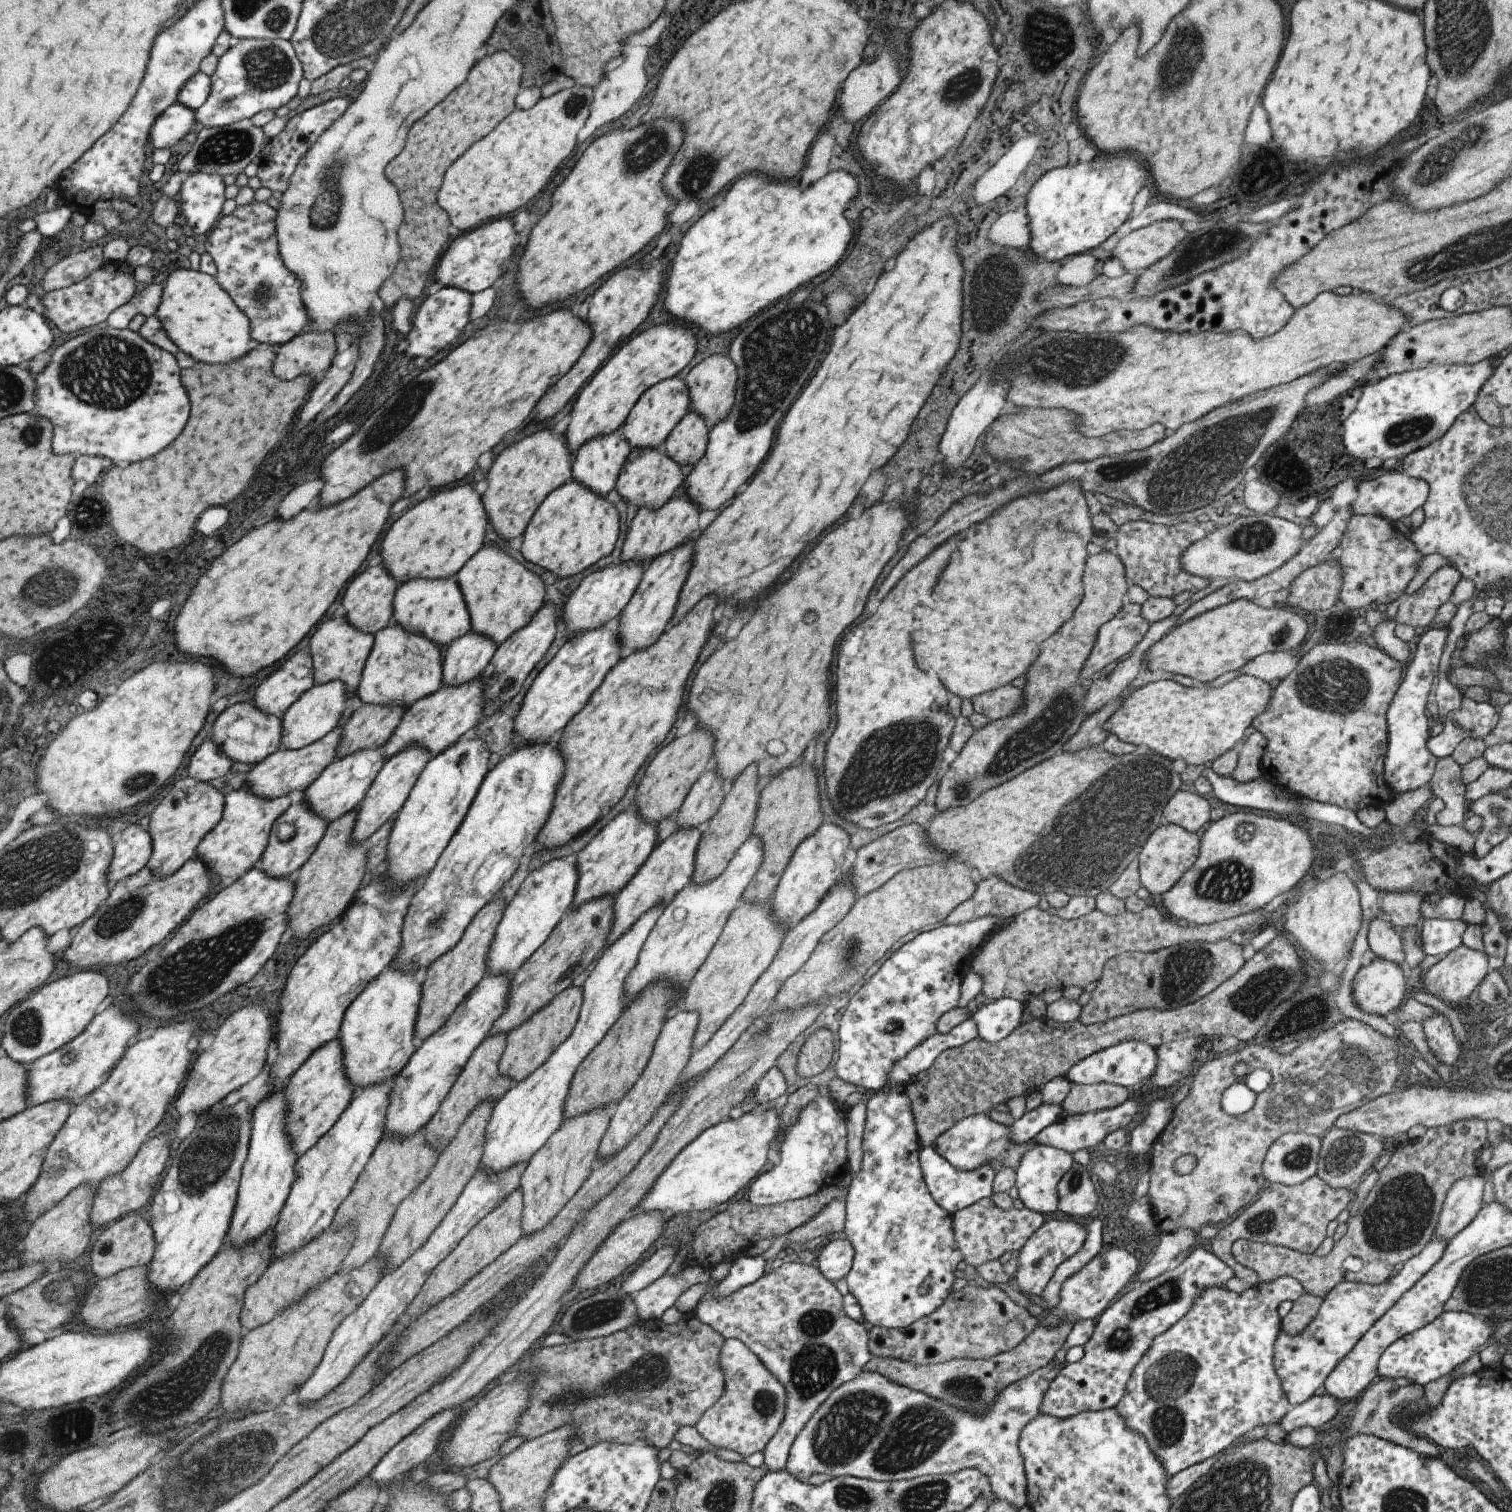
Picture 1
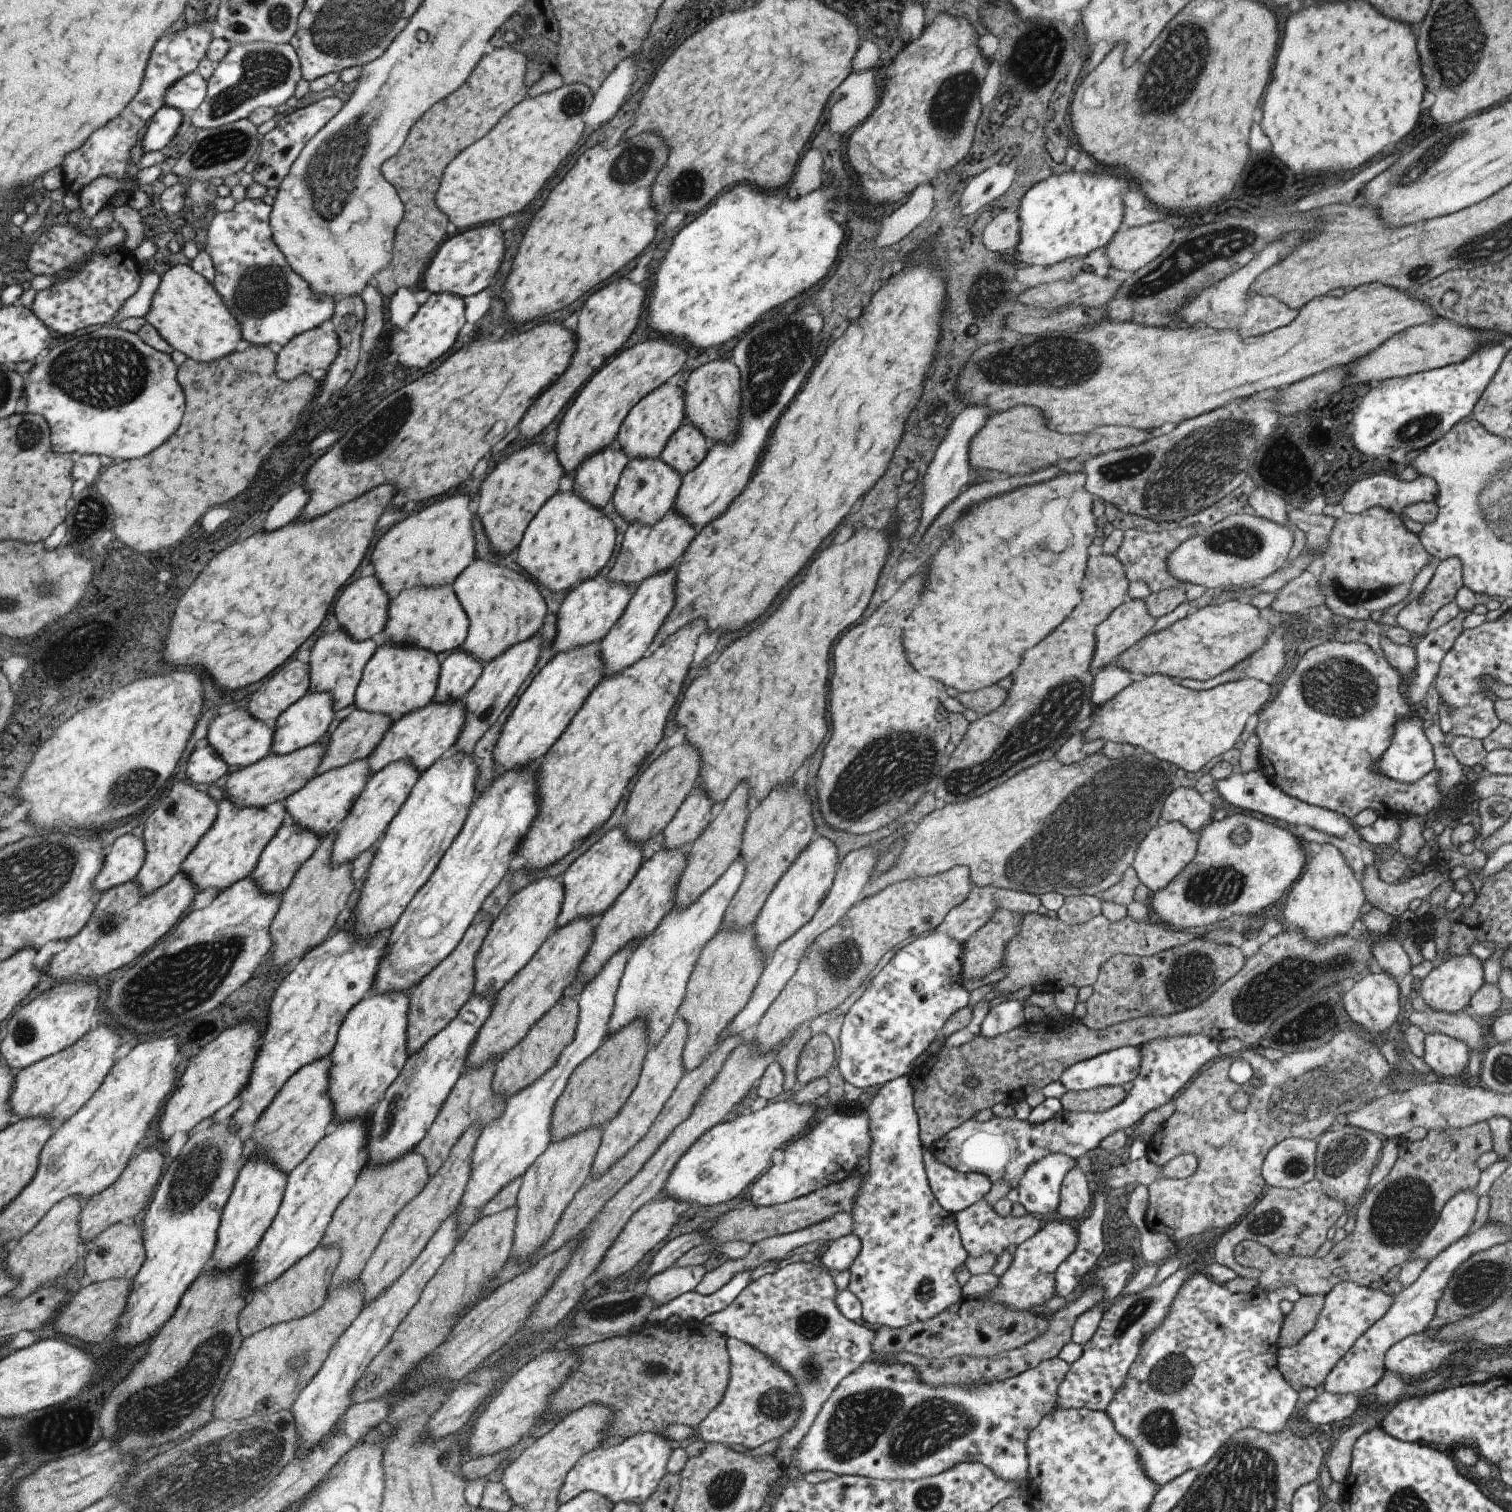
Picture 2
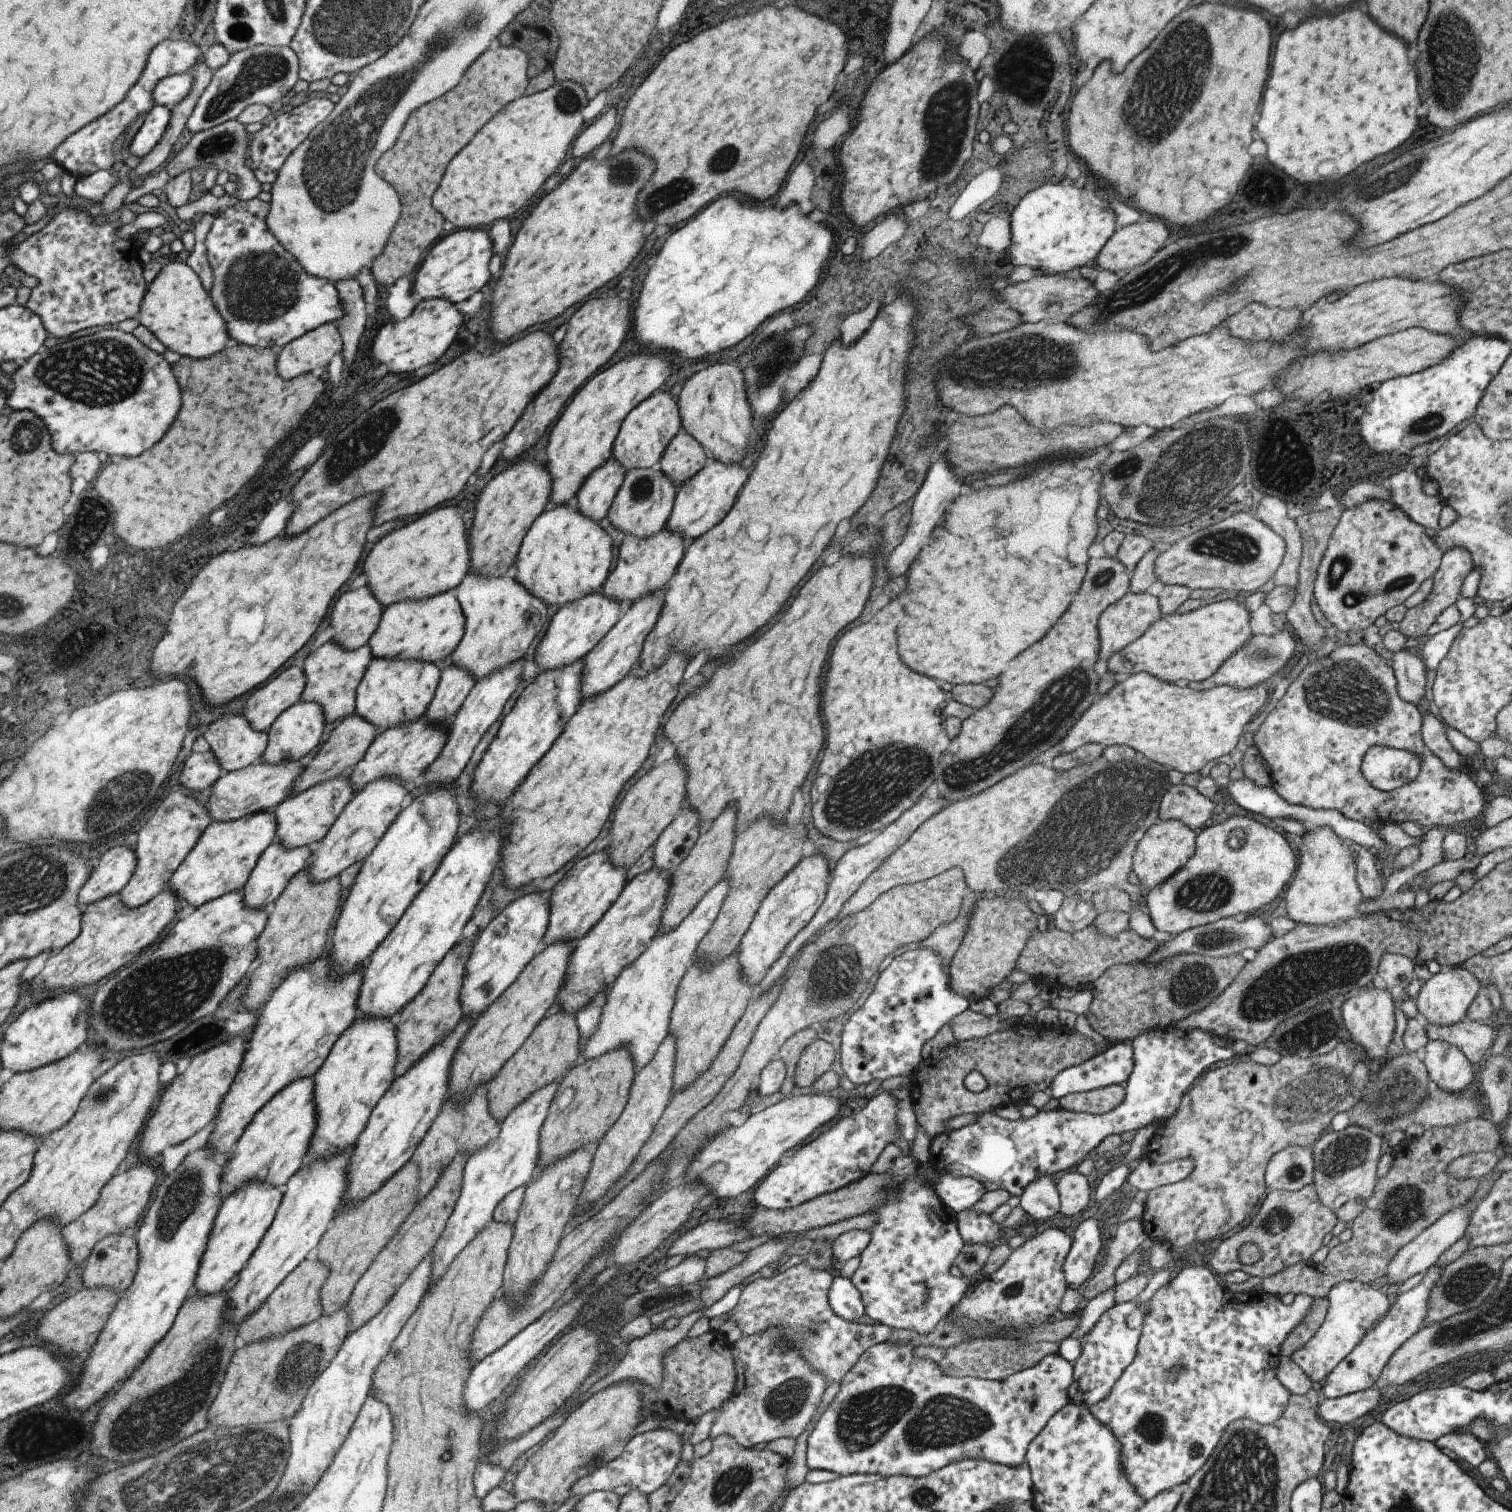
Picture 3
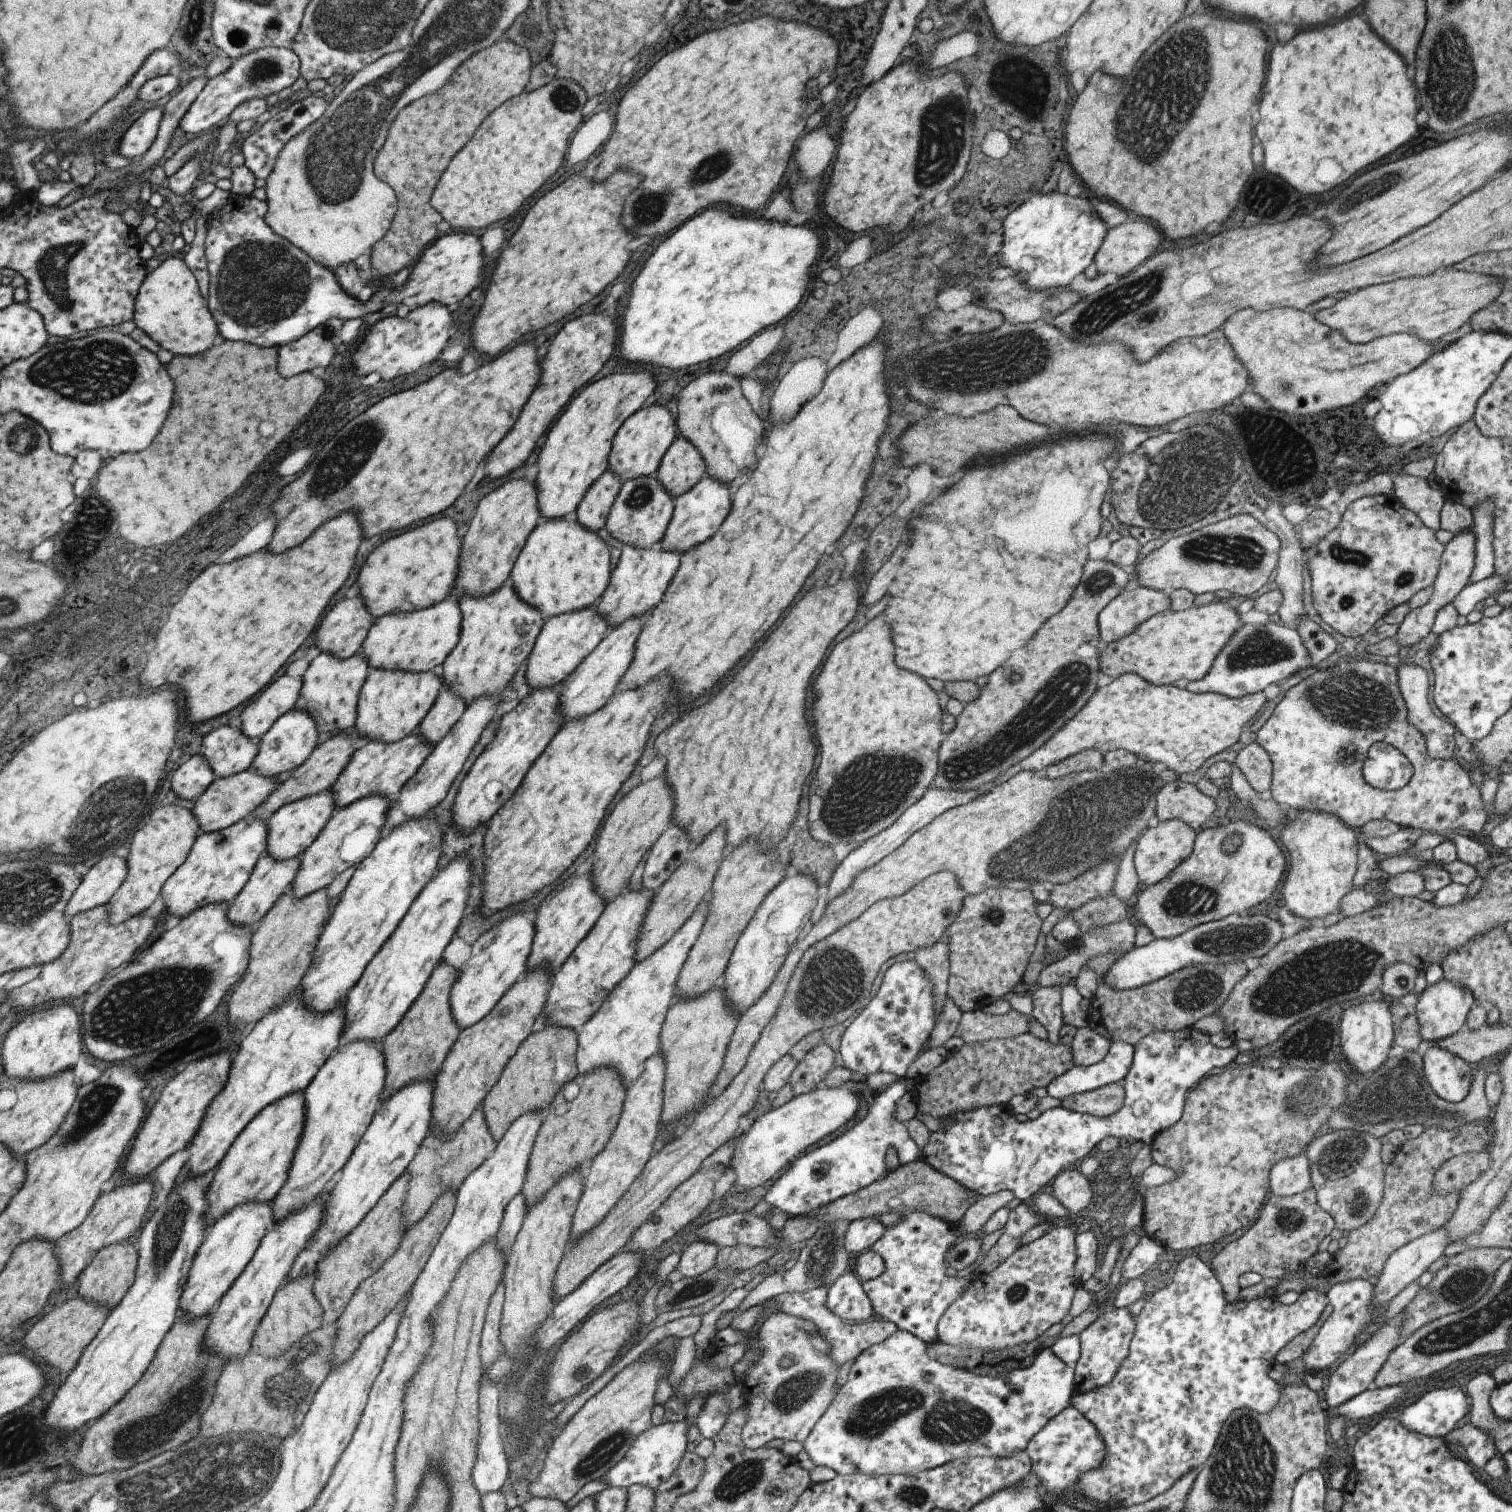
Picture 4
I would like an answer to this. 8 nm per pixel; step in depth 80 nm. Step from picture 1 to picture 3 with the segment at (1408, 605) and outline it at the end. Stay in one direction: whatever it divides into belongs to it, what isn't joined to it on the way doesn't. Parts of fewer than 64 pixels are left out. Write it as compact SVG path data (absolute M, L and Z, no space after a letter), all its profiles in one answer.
M1454 546L1448 548L1442 553L1439 566L1432 574L1432 588L1427 597L1420 604L1410 607L1406 610L1401 621L1398 622L1398 631L1407 638L1423 638L1426 630L1433 624L1437 615L1448 606L1454 604L1460 594L1460 588L1463 584L1464 578L1469 574L1472 569L1472 558L1469 551L1461 547Z

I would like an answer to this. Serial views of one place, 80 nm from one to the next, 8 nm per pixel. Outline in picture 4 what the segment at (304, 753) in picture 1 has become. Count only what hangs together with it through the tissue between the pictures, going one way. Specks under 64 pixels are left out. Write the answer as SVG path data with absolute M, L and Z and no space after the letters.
M254 768L229 778L217 779L215 782L196 800L192 808L193 814L196 816L197 822L200 824L200 835L203 833L216 833L223 829L228 829L241 819L253 815L255 809L267 799L270 794L276 791L283 778L277 777L277 785L275 786L274 777L264 777L257 774Z

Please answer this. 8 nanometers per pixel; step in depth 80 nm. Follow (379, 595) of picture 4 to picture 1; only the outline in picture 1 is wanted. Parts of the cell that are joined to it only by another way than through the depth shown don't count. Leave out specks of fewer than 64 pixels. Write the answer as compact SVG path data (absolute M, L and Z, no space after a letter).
M471 486L437 492L389 526L379 546L381 564L397 586L411 579L449 579L481 548L487 523L481 500Z

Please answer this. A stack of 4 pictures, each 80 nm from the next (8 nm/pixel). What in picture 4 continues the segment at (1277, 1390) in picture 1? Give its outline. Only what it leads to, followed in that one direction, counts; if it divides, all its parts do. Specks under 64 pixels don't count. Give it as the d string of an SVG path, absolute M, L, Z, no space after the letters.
M1187 1256L1181 1260L1168 1278L1157 1282L1158 1290L1148 1301L1144 1302L1139 1314L1134 1318L1133 1334L1128 1346L1127 1356L1117 1367L1113 1378L1103 1386L1082 1393L1073 1392L1070 1406L1080 1412L1096 1428L1097 1434L1104 1444L1104 1457L1098 1467L1085 1471L1079 1475L1076 1485L1072 1486L1072 1494L1085 1497L1093 1503L1107 1505L1112 1503L1119 1508L1143 1504L1151 1500L1154 1496L1165 1492L1179 1477L1183 1476L1195 1466L1204 1464L1205 1459L1210 1455L1211 1449L1216 1445L1217 1437L1220 1436L1225 1419L1235 1409L1251 1409L1258 1413L1267 1412L1278 1403L1280 1395L1280 1385L1267 1377L1267 1370L1275 1362L1275 1356L1279 1349L1287 1344L1294 1336L1301 1334L1304 1330L1311 1328L1319 1318L1325 1306L1328 1305L1326 1293L1317 1289L1307 1289L1294 1296L1292 1302L1284 1305L1275 1297L1257 1297L1250 1301L1227 1302L1222 1293L1219 1281L1214 1277L1212 1269L1207 1267L1197 1256Z

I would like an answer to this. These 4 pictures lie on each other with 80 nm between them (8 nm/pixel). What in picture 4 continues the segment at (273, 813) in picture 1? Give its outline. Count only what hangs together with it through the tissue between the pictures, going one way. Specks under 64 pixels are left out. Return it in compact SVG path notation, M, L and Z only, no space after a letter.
M254 815L241 819L228 829L201 834L187 860L162 890L166 915L185 918L206 906L235 901L252 877L256 864L264 856L267 843L268 822Z

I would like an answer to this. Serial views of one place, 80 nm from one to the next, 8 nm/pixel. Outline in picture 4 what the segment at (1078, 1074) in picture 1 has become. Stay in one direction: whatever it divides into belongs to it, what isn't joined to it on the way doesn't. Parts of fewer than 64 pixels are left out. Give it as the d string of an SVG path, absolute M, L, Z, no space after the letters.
M1121 1041L1110 1043L1107 1054L1099 1062L1088 1067L1073 1065L1049 1082L1046 1093L1061 1100L1070 1094L1115 1083L1127 1074L1133 1051L1130 1044Z

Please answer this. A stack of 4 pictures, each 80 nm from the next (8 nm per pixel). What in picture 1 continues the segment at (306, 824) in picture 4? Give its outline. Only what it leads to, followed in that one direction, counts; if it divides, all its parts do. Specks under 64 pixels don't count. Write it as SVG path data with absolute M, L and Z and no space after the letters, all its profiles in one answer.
M380 748L355 751L349 756L331 762L319 776L311 782L309 788L304 790L304 802L329 824L343 817L349 811L355 810L360 800L365 796L365 791L370 787L373 778L379 772L385 759L380 754Z

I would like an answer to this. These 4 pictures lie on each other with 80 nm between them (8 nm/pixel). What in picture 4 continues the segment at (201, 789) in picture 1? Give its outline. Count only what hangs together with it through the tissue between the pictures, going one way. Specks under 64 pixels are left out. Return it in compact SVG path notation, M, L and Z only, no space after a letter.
M166 800L158 809L151 811L150 821L135 832L126 851L130 872L120 889L108 902L108 921L113 925L127 922L151 909L160 900L162 890L169 878L184 864L200 836L200 824L192 809L175 806Z

